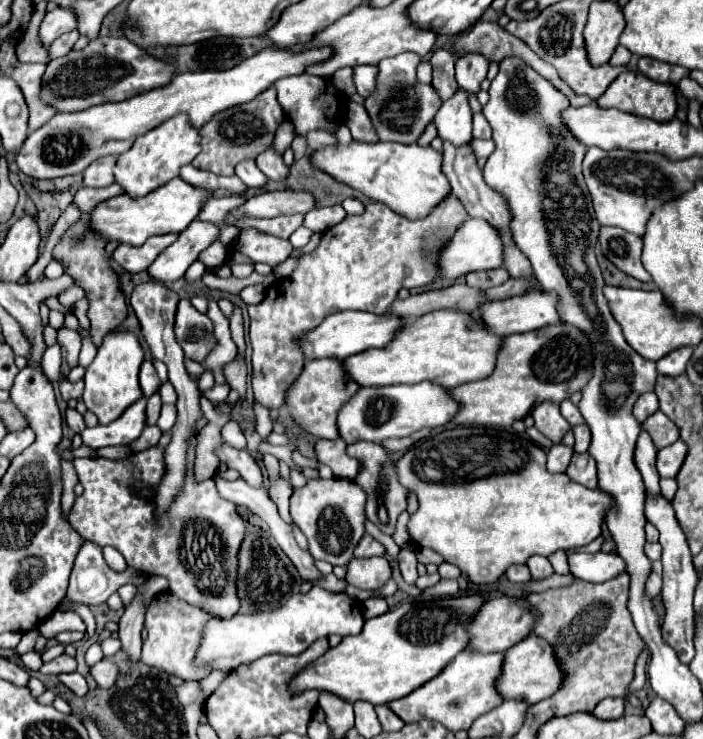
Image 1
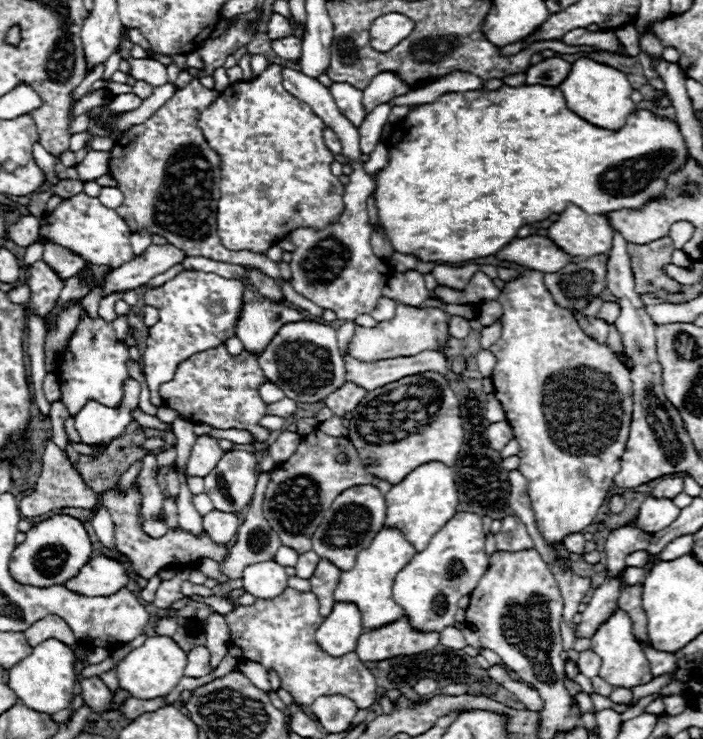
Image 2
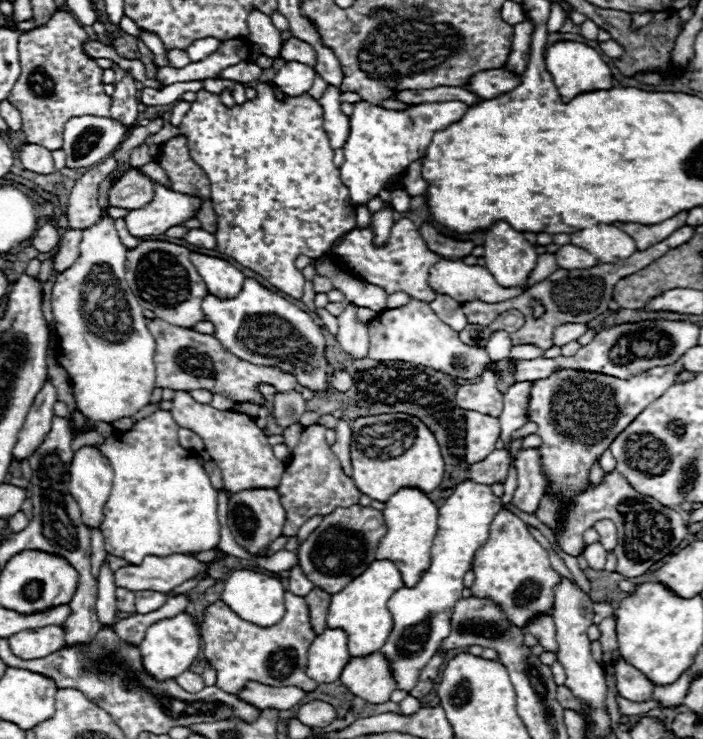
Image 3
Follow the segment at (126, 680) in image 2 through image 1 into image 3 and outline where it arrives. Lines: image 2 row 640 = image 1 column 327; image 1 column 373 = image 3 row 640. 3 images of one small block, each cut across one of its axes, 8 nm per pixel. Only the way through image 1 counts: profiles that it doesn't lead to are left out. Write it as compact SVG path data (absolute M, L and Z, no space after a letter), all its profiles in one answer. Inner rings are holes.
M180 612L174 618L166 618L152 624L150 630L146 630L146 638L140 644L142 666L152 678L158 678L158 682L166 682L166 678L176 678L184 670L188 670L190 664L196 660L198 650L200 650L200 636L192 618L186 612Z

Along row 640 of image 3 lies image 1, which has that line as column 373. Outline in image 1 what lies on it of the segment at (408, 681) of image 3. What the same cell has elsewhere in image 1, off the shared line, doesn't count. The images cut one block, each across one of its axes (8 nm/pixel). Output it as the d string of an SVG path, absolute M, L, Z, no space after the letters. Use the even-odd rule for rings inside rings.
M420 382L414 386L368 386L360 388L358 394L342 406L338 412L340 436L350 442L368 440L380 444L386 438L404 438L422 428L438 428L456 416L460 402L450 396L450 388L434 386L434 382Z

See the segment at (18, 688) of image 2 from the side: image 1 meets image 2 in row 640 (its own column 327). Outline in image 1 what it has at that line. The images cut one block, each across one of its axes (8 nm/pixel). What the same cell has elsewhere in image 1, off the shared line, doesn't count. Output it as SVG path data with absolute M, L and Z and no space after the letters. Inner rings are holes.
M268 46L260 50L260 54L236 64L230 70L204 70L204 72L184 72L178 74L168 86L138 94L134 98L122 102L108 102L100 106L92 106L80 112L56 114L50 122L46 122L36 132L30 132L20 152L16 154L18 168L32 178L58 178L68 174L82 174L90 162L96 162L102 156L120 156L130 150L134 140L152 128L160 126L168 118L176 114L186 114L194 128L202 128L212 116L220 114L220 110L228 110L232 106L250 102L262 90L268 90L278 78L304 74L304 70L312 64L320 64L332 58L334 50L330 46L308 48L302 52L292 52L278 46Z

